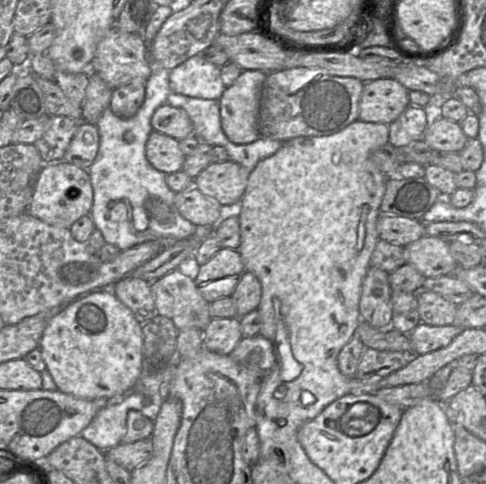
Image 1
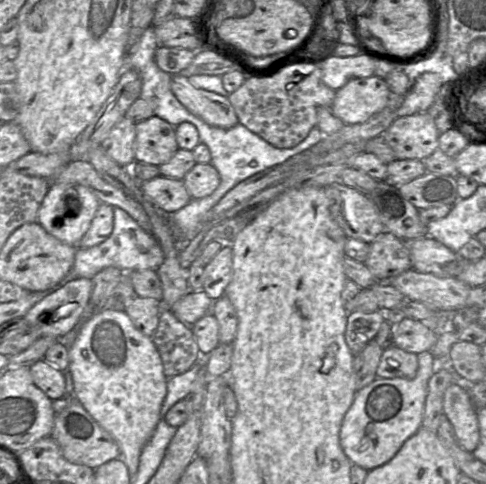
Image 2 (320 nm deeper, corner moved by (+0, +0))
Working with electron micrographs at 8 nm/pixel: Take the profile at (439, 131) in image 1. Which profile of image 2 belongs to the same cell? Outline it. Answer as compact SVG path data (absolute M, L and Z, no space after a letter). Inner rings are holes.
M426 112L397 117L382 133L399 160L423 160L439 149L440 133Z

